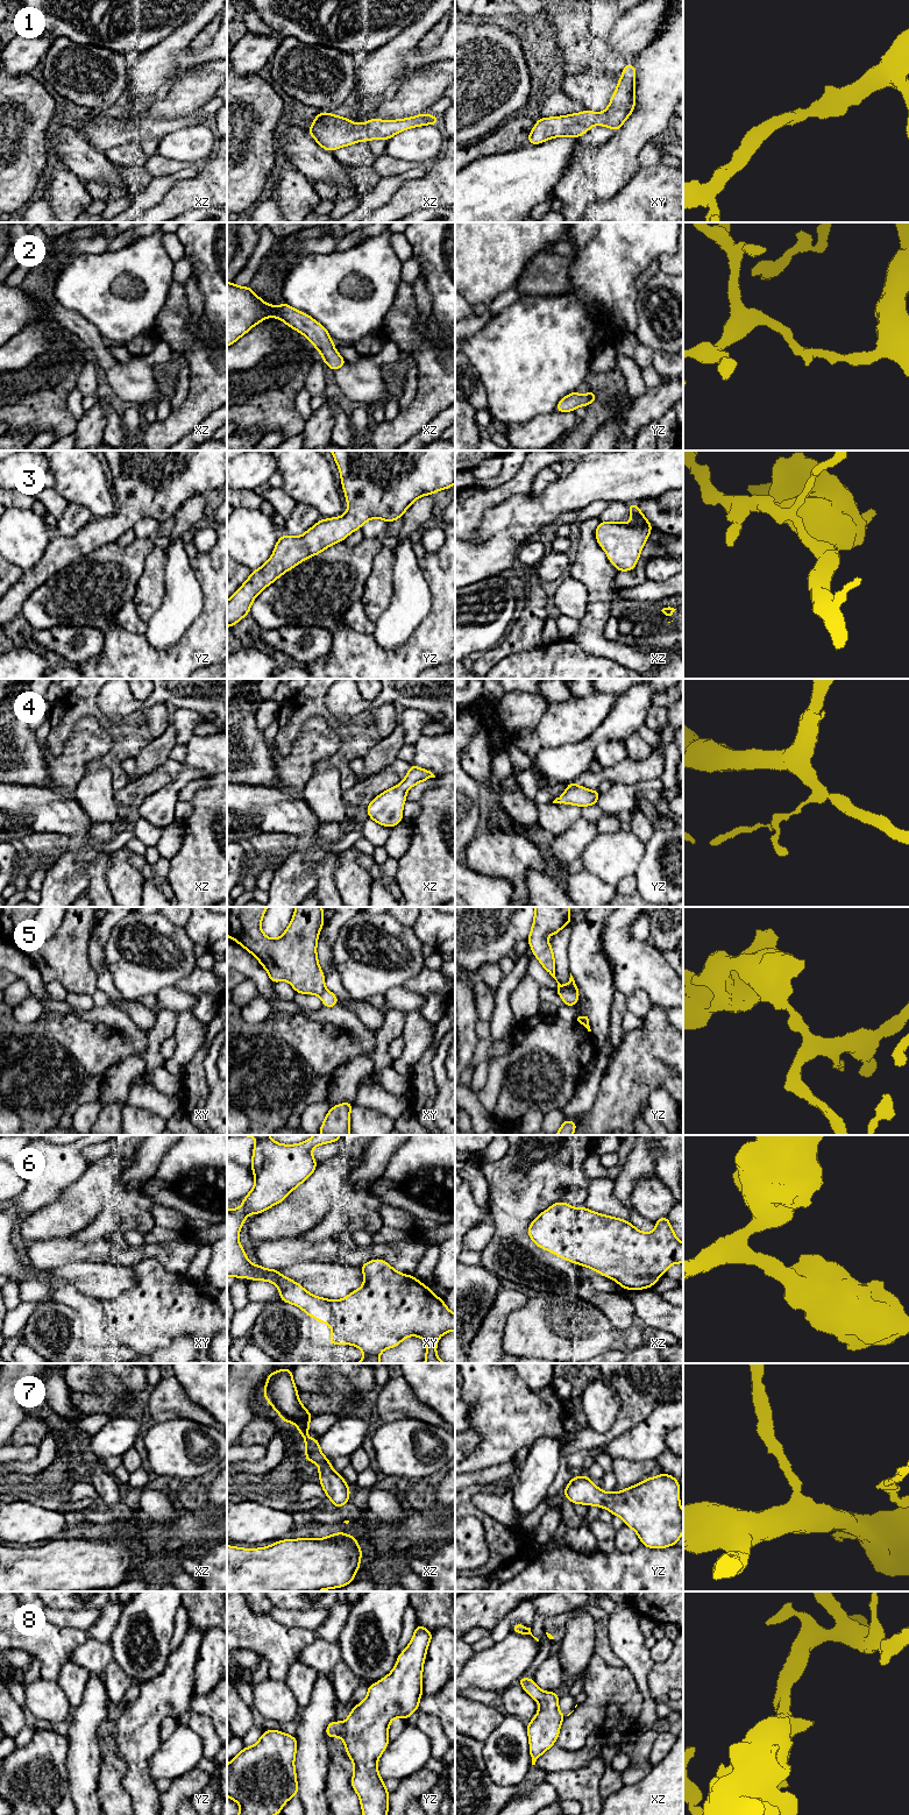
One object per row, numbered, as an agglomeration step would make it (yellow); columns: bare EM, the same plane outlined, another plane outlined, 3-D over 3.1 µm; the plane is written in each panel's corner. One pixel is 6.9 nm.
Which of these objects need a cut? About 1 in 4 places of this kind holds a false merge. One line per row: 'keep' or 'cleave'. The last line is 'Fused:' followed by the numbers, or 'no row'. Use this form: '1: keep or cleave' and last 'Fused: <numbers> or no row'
1: keep
2: keep
3: keep
4: keep
5: cleave
6: keep
7: keep
8: keep
Fused: 5

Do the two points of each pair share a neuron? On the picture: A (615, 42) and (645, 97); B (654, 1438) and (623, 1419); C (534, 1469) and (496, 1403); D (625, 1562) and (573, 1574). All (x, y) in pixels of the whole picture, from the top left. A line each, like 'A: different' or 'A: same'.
A: different
B: different
C: different
D: same

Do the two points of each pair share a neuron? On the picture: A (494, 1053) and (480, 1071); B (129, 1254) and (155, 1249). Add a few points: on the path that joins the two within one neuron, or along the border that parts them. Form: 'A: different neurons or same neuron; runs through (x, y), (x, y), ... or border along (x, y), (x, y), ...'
A: same neuron; runs through (491, 1057), (483, 1066)
B: same neuron; runs through (135, 1254), (149, 1250)

